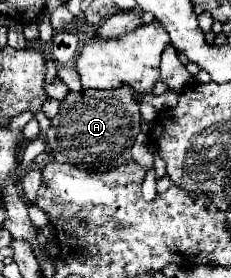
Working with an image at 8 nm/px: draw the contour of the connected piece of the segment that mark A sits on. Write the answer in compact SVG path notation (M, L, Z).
M121 86L119 90L69 90L59 106L57 116L51 120L51 126L47 130L47 144L57 162L69 162L87 172L103 172L119 168L123 162L131 160L131 146L139 134L139 126L139 104L131 98L131 90L127 90L127 86Z

